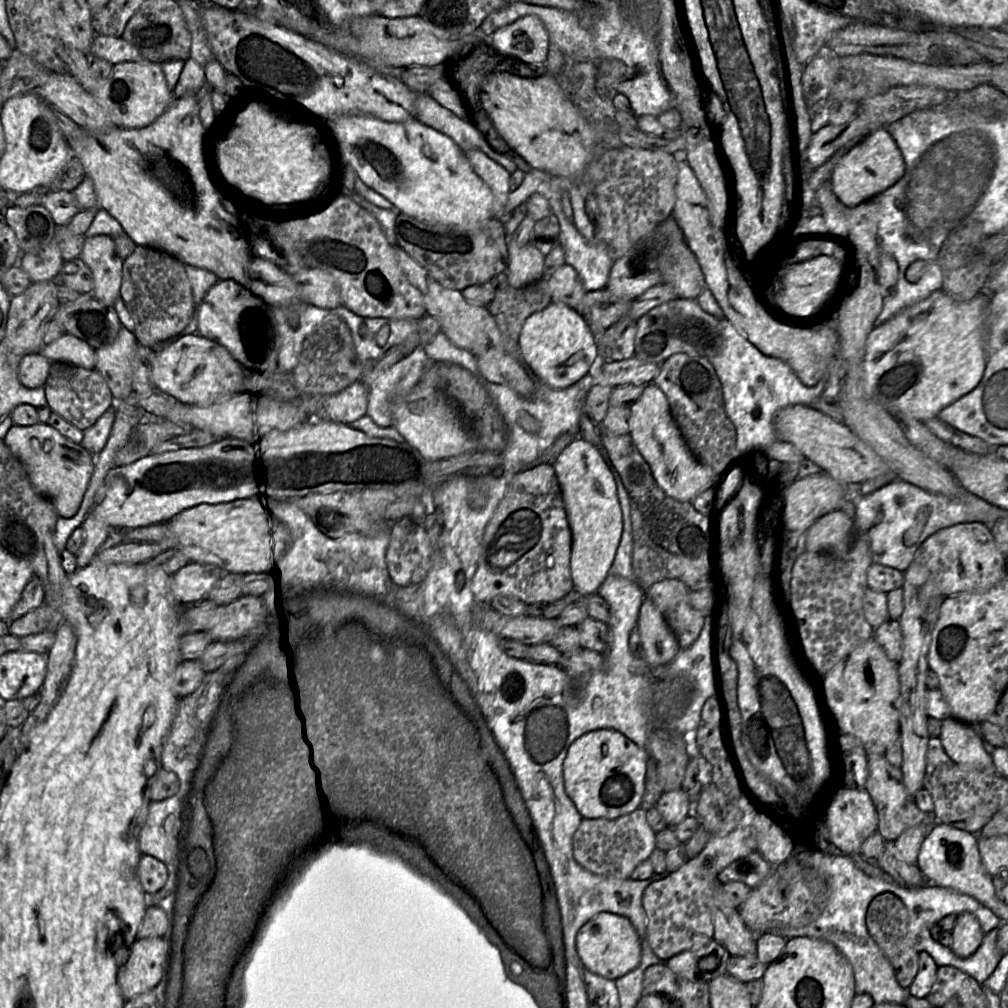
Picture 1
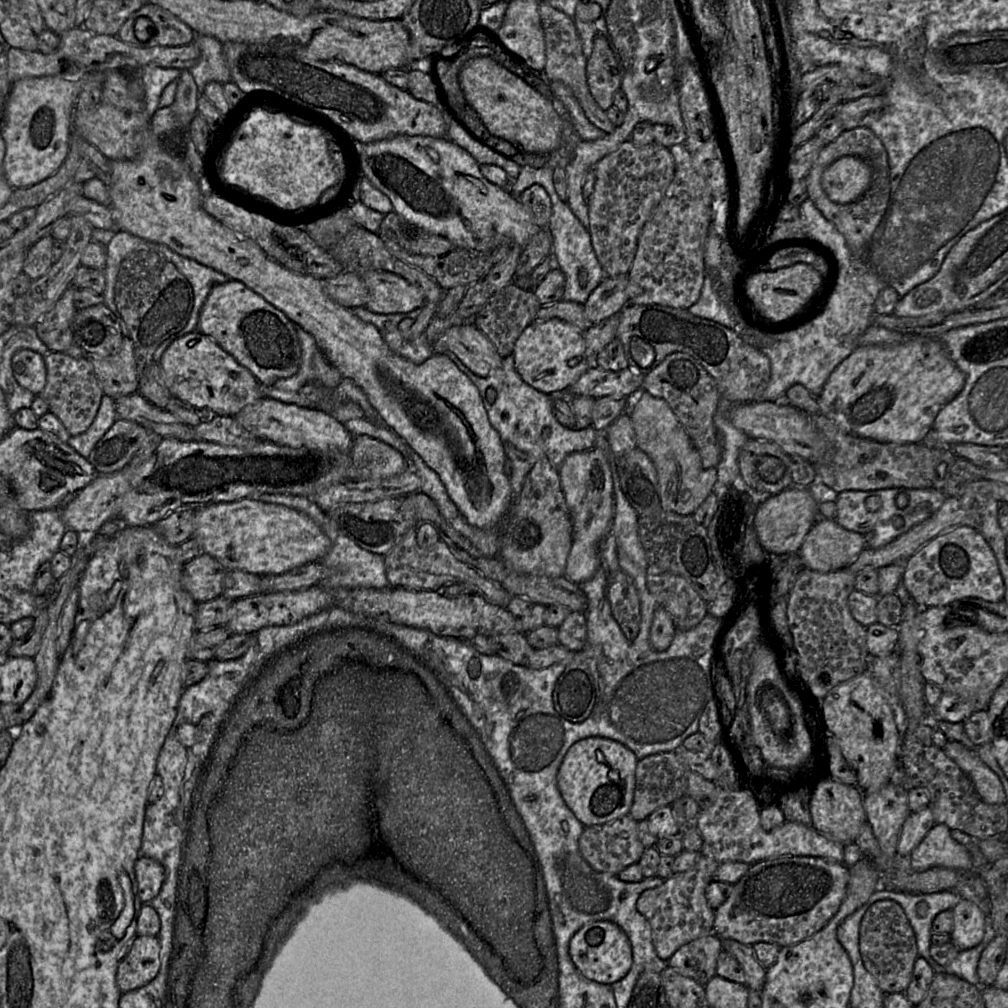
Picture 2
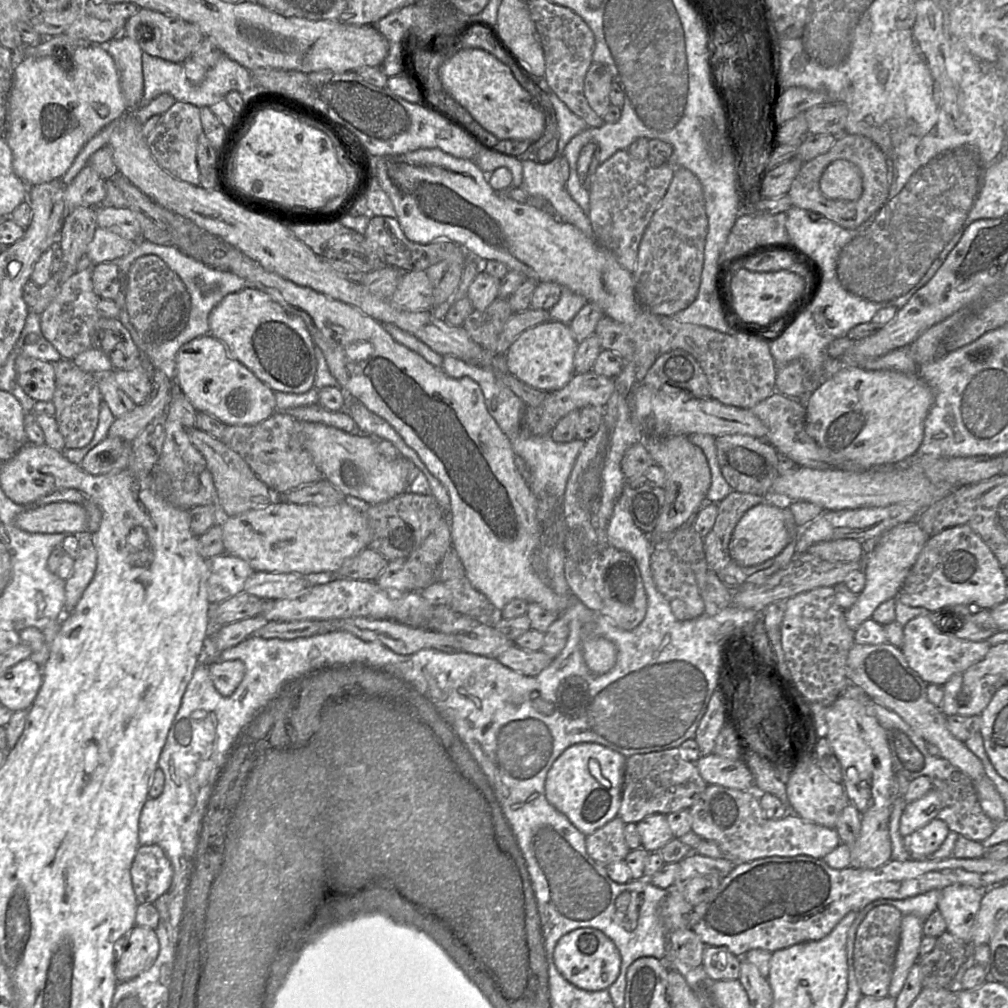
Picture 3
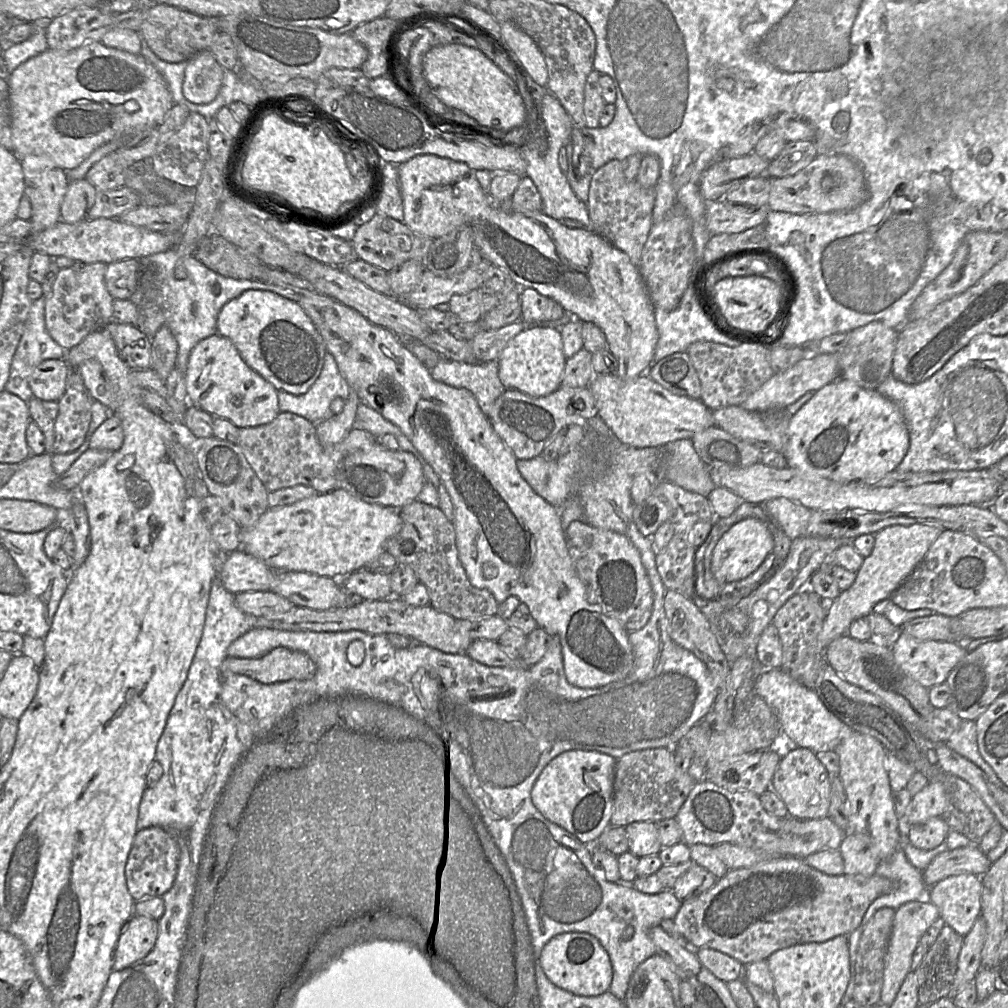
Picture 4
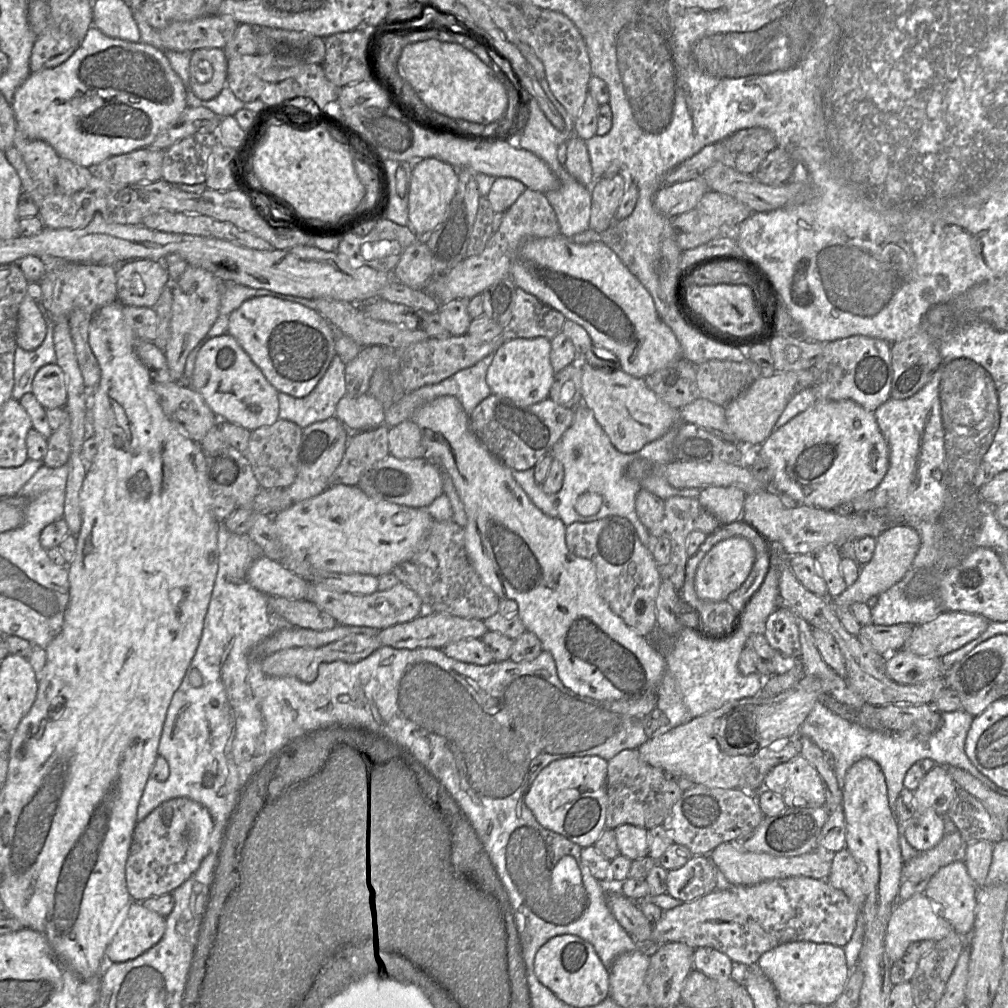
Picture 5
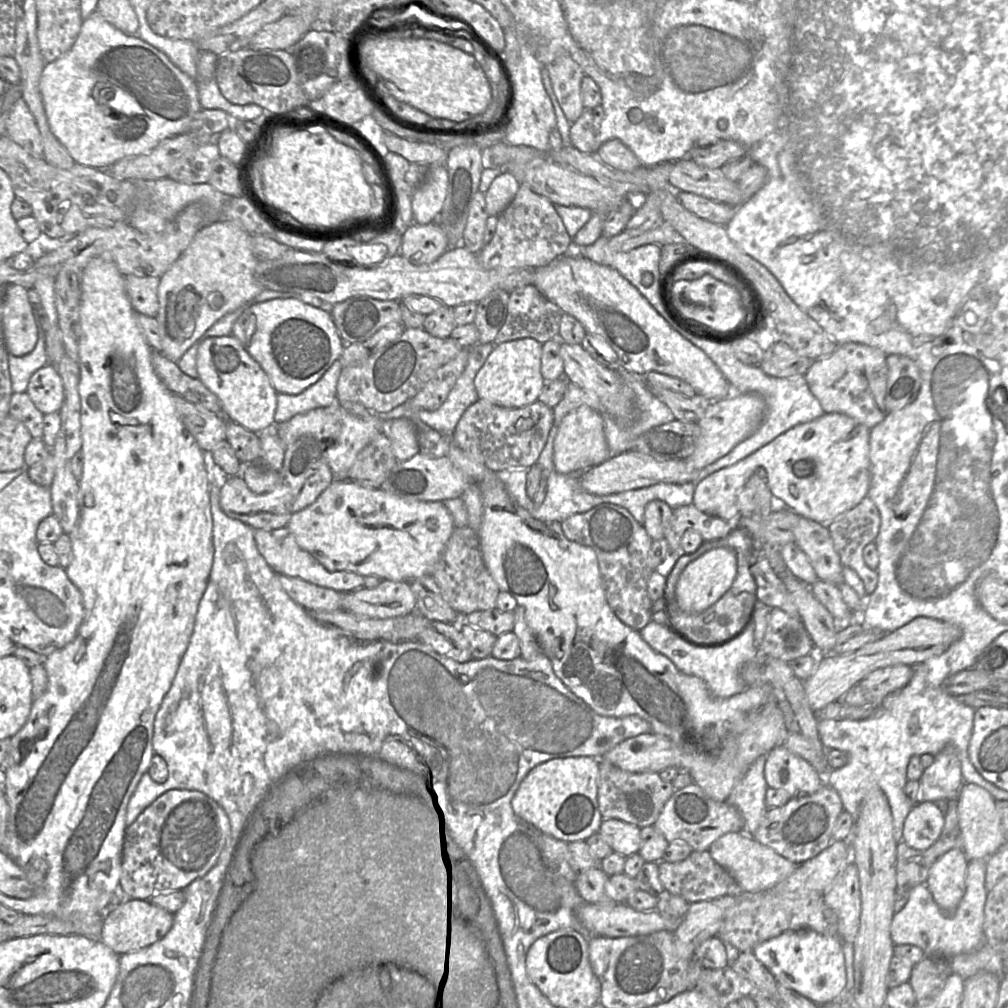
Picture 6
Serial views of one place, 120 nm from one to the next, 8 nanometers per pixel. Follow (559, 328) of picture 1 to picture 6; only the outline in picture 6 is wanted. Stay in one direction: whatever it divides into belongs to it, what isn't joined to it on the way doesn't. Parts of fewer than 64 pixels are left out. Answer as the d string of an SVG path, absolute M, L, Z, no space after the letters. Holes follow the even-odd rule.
M521 338L495 345L474 379L479 399L519 408L538 400L545 379L541 373L542 343L533 338Z

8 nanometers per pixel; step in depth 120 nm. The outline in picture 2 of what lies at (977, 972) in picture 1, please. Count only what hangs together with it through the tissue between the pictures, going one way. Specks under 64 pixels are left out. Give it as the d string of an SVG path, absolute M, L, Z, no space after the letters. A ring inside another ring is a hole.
M988 939L982 940L982 942L973 948L960 951L958 956L948 965L941 966L934 960L928 960L929 965L932 967L935 973L944 972L958 976L959 978L971 983L973 985L979 984L979 977L977 974L977 966L982 951L988 945Z

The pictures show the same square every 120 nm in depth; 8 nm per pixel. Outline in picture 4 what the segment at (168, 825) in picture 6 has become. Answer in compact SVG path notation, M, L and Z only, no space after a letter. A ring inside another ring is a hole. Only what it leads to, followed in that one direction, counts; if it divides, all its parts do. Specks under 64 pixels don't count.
M161 827L138 830L125 867L128 890L134 900L164 895L174 883L178 857L179 845L174 833Z

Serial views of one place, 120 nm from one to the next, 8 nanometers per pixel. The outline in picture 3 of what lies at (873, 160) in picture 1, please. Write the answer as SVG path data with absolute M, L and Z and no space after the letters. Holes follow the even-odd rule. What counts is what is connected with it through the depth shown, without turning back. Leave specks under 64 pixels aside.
M838 159L824 169L819 186L823 195L829 199L853 201L862 194L862 174L854 163Z

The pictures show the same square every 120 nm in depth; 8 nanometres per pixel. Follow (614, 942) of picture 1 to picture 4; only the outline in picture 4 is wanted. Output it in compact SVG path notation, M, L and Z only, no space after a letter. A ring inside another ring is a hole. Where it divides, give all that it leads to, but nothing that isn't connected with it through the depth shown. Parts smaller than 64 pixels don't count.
M566 932L551 938L543 947L540 966L557 987L580 996L598 996L609 991L612 965L599 940L586 932Z

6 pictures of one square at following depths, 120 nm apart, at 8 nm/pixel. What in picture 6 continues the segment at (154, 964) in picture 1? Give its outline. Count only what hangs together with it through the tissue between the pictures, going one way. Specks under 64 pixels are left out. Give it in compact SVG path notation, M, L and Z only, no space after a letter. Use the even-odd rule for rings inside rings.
M126 898L105 916L100 941L119 956L141 950L162 939L171 929L173 920L174 914L150 900Z

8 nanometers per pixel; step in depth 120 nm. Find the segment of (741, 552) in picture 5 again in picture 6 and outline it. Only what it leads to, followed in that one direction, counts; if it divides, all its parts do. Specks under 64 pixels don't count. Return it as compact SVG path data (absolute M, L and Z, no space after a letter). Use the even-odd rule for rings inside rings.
M715 548L689 563L681 573L676 589L676 601L685 612L700 613L728 592L737 575L737 555L729 548Z

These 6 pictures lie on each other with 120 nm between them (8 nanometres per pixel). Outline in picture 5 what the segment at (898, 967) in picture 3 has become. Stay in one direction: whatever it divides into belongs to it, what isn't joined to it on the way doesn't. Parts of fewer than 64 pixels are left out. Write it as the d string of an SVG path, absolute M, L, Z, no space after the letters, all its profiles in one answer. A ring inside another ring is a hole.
M918 893L905 901L898 902L894 907L887 926L885 949L891 963L899 960L907 953L907 948L919 940L940 941L955 932L951 924L940 914L925 893Z

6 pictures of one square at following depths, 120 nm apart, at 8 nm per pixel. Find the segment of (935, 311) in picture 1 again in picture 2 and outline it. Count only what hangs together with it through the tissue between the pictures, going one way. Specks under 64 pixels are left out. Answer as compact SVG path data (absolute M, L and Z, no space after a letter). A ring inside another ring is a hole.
M910 337L890 346L858 346L831 373L818 395L820 413L849 433L881 443L920 443L941 408L964 387L965 374L954 364L936 338Z

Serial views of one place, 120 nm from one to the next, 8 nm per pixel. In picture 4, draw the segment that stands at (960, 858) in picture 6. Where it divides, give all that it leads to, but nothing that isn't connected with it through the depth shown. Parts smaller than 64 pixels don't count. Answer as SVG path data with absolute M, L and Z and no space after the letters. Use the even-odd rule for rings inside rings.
M960 874L934 884L928 899L938 908L940 919L965 937L980 916L981 891L980 876Z

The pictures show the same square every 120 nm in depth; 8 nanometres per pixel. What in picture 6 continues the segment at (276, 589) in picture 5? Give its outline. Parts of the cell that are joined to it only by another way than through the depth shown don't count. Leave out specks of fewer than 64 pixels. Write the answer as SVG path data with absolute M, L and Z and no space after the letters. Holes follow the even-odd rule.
M278 575L278 579L290 598L308 611L342 609L341 592L296 577Z

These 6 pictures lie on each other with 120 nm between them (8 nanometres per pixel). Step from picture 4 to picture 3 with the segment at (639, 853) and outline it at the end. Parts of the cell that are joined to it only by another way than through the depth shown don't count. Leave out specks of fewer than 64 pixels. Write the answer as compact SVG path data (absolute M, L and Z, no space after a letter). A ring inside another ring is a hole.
M655 813L644 817L636 823L641 838L641 847L648 852L659 851L673 838L665 814Z

